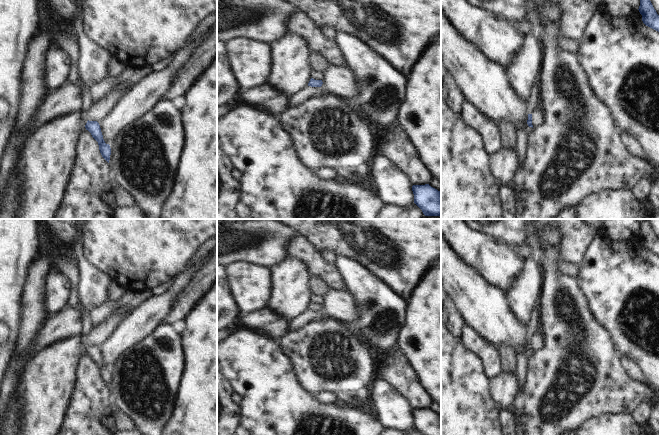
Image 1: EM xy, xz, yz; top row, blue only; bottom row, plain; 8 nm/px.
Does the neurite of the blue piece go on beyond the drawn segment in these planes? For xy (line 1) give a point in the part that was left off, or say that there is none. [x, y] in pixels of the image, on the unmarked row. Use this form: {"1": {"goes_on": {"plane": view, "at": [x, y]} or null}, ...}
{"1": {"goes_on": null}}

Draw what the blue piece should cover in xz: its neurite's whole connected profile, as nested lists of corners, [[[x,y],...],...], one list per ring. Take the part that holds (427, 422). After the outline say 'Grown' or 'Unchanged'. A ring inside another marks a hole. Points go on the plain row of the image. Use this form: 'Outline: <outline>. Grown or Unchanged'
Outline: [[[429,408],[413,409],[414,427],[422,435],[441,435],[441,416]]]. Unchanged.

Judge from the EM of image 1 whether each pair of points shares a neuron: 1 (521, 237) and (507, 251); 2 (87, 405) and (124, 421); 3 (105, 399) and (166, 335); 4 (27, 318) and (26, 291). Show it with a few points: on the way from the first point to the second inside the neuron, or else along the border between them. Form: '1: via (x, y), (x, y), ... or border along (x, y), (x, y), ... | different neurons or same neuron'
1: border along (493, 236), (517, 242), (525, 258) | different neurons
2: border along (115, 412), (116, 424) | different neurons
3: border along (109, 386), (114, 402) | different neurons
4: via (26, 311), (26, 298) | same neuron

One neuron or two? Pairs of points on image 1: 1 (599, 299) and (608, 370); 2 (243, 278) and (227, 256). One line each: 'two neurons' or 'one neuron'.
1: two neurons
2: two neurons

